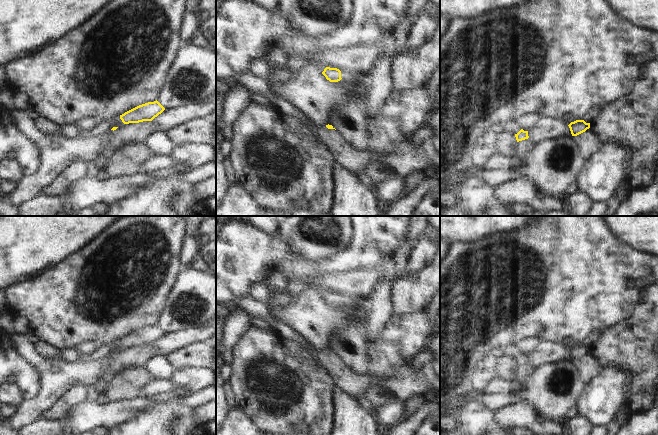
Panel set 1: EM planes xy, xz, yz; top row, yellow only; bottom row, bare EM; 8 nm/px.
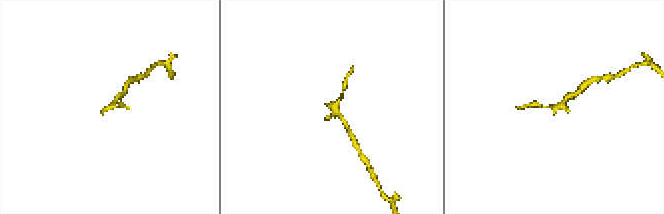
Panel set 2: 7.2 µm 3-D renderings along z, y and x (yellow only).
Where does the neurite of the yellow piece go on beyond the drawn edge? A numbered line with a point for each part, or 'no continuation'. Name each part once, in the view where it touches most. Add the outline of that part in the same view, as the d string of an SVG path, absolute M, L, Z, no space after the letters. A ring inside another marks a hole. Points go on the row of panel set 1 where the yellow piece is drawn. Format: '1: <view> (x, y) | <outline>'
no continuation

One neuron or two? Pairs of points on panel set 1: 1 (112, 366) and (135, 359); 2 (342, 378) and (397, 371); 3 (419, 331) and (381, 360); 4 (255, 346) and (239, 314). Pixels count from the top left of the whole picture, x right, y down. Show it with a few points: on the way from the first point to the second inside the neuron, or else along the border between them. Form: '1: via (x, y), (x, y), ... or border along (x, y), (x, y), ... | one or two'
1: via (118, 362), (123, 359), (129, 359) | one
2: via (356, 379), (376, 379), (383, 376) | one
3: via (410, 332), (390, 351) | one
4: border along (256, 322), (246, 330), (233, 347) | two

